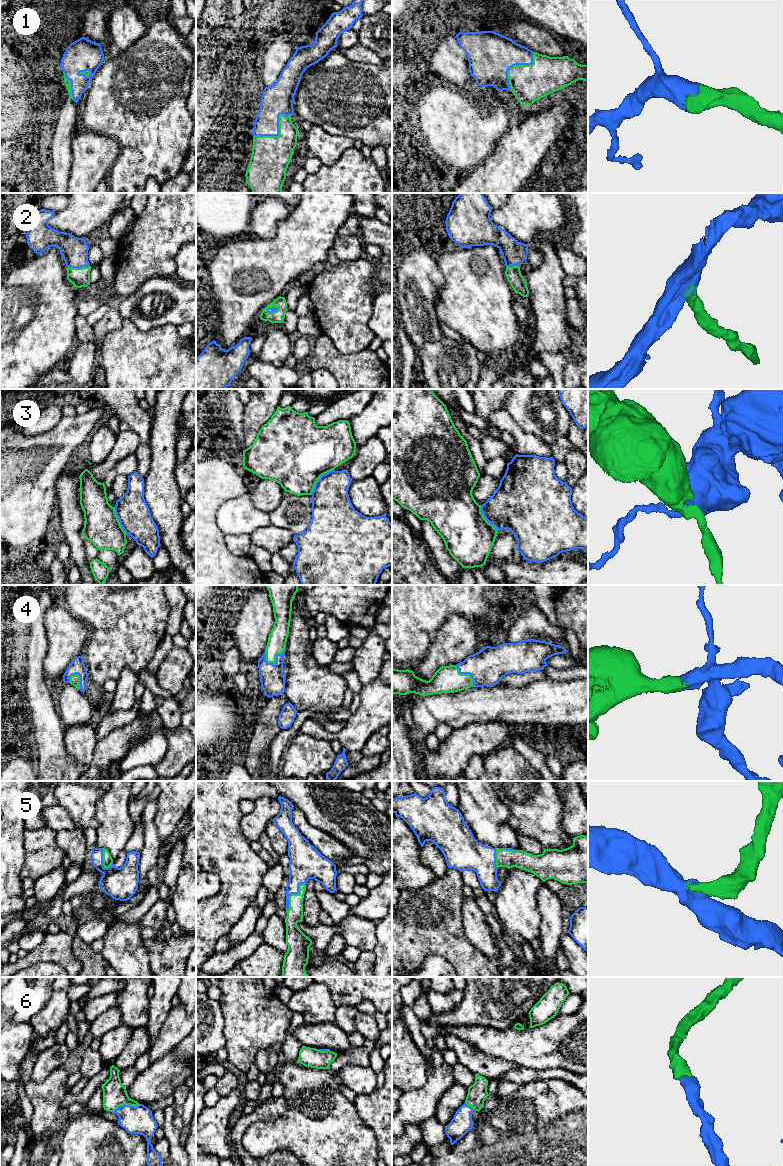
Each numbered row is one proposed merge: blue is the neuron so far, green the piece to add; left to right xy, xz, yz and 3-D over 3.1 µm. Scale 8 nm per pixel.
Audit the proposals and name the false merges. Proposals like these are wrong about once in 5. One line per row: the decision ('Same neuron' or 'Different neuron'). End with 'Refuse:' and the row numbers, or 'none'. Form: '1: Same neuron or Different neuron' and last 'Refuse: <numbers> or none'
1: Same neuron
2: Same neuron
3: Same neuron
4: Same neuron
5: Same neuron
6: Same neuron
Refuse: none

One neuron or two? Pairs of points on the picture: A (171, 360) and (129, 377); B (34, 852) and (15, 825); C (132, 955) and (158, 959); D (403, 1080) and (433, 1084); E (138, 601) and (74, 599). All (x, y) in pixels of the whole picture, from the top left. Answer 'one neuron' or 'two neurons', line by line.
A: one neuron
B: two neurons
C: two neurons
D: two neurons
E: one neuron

